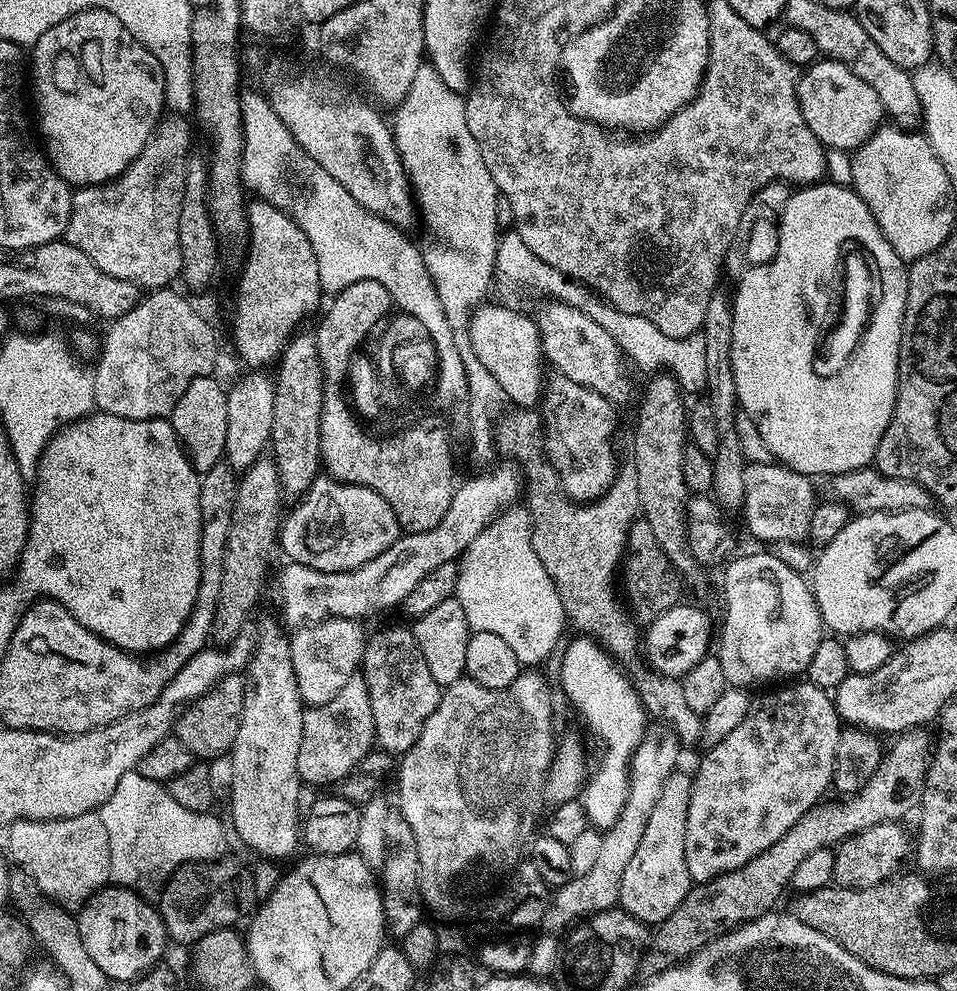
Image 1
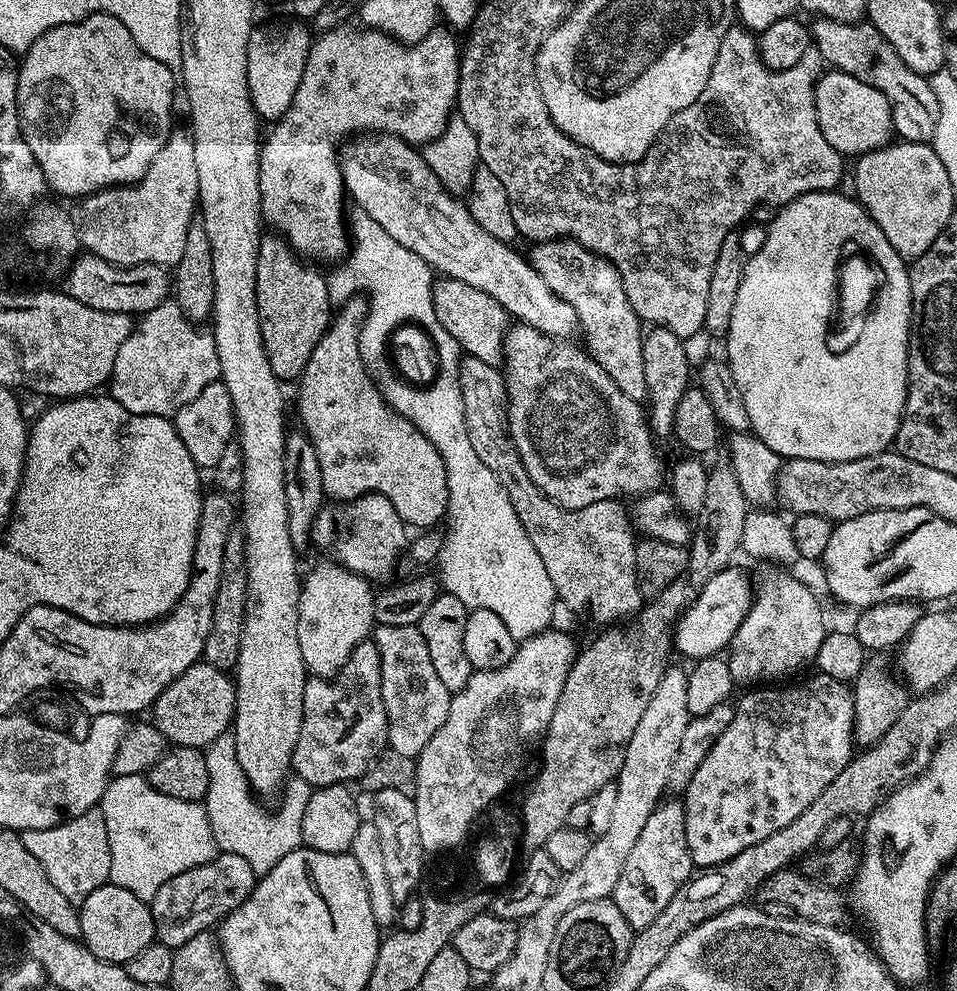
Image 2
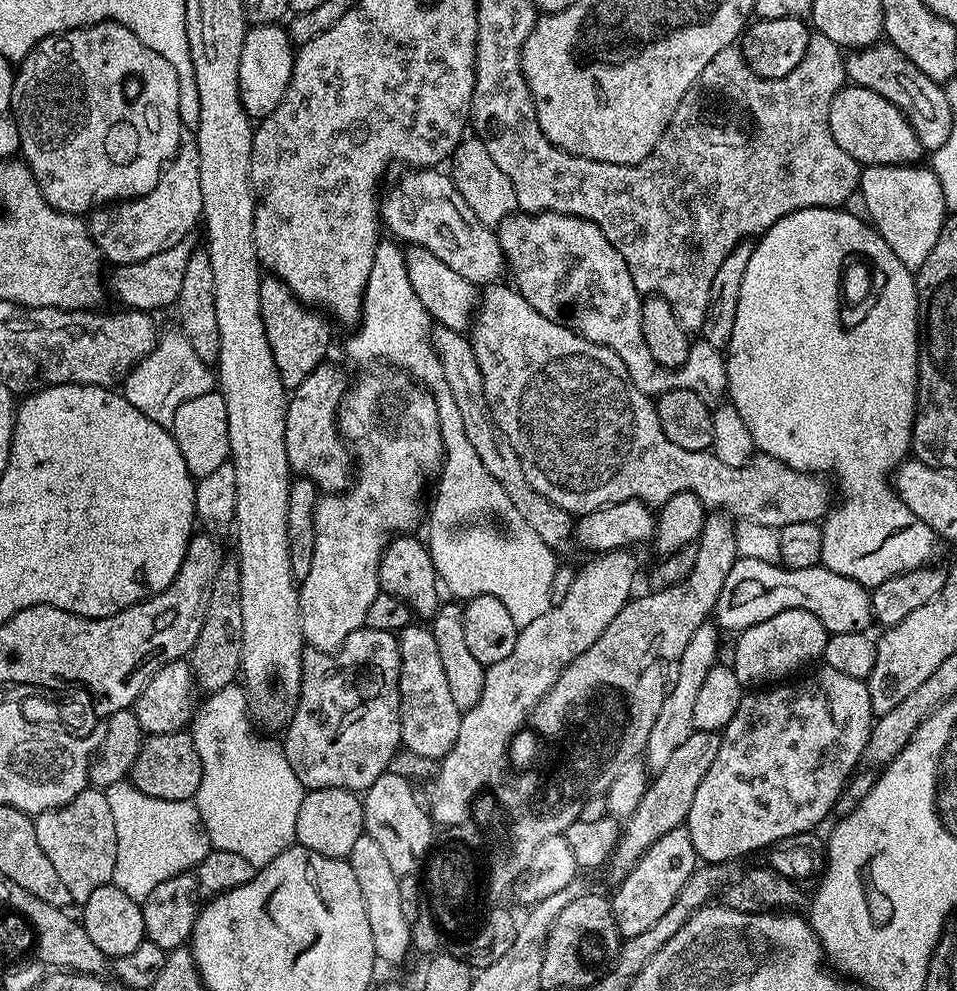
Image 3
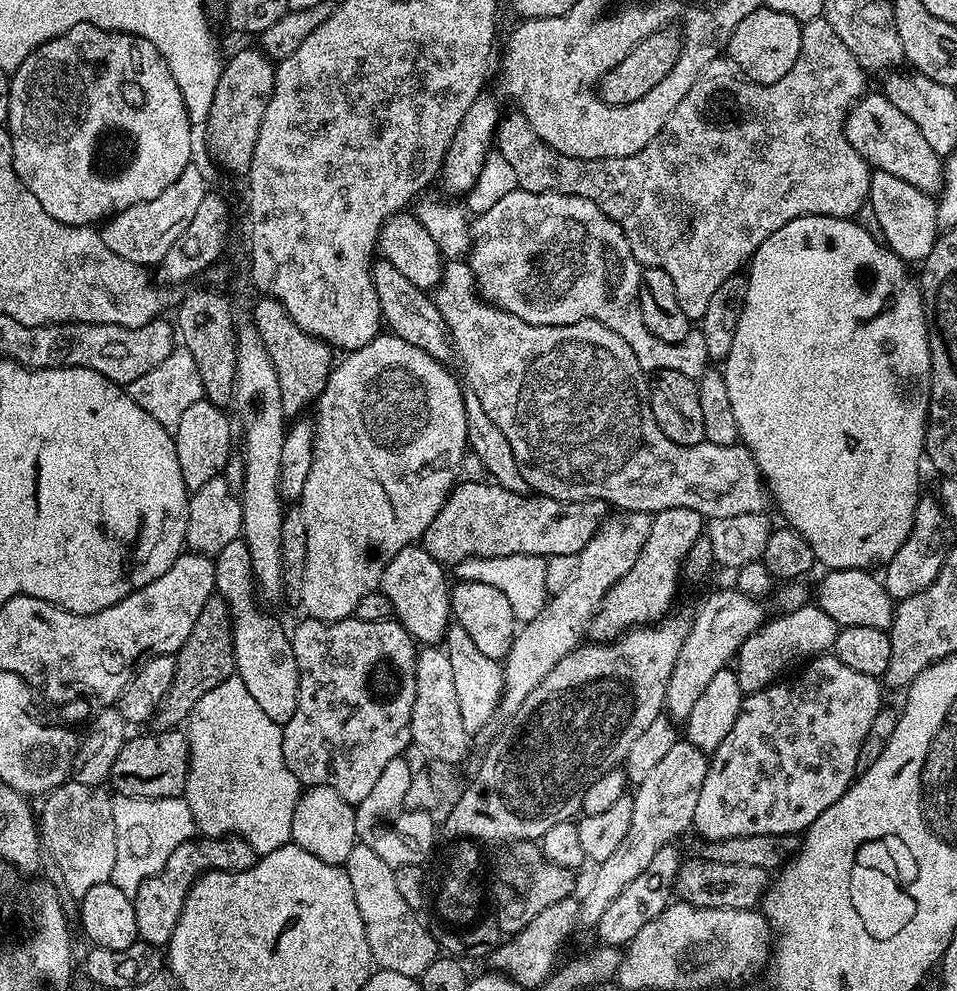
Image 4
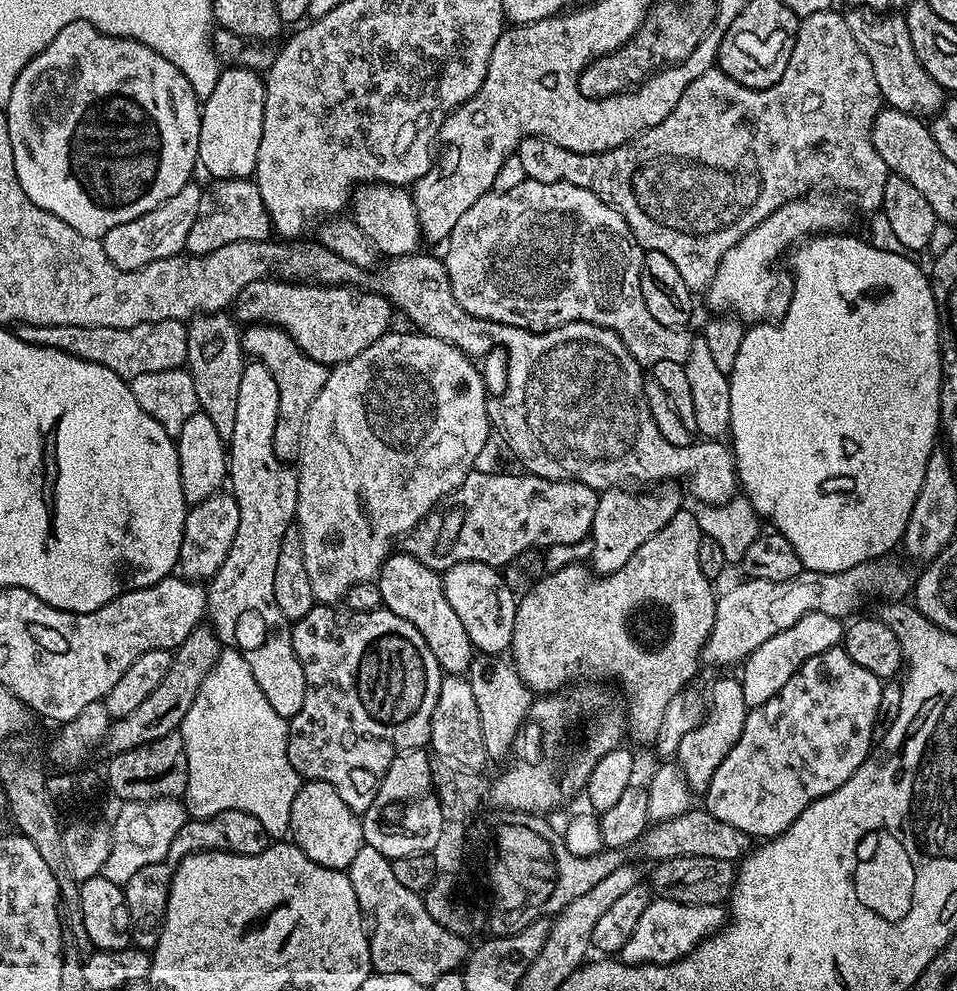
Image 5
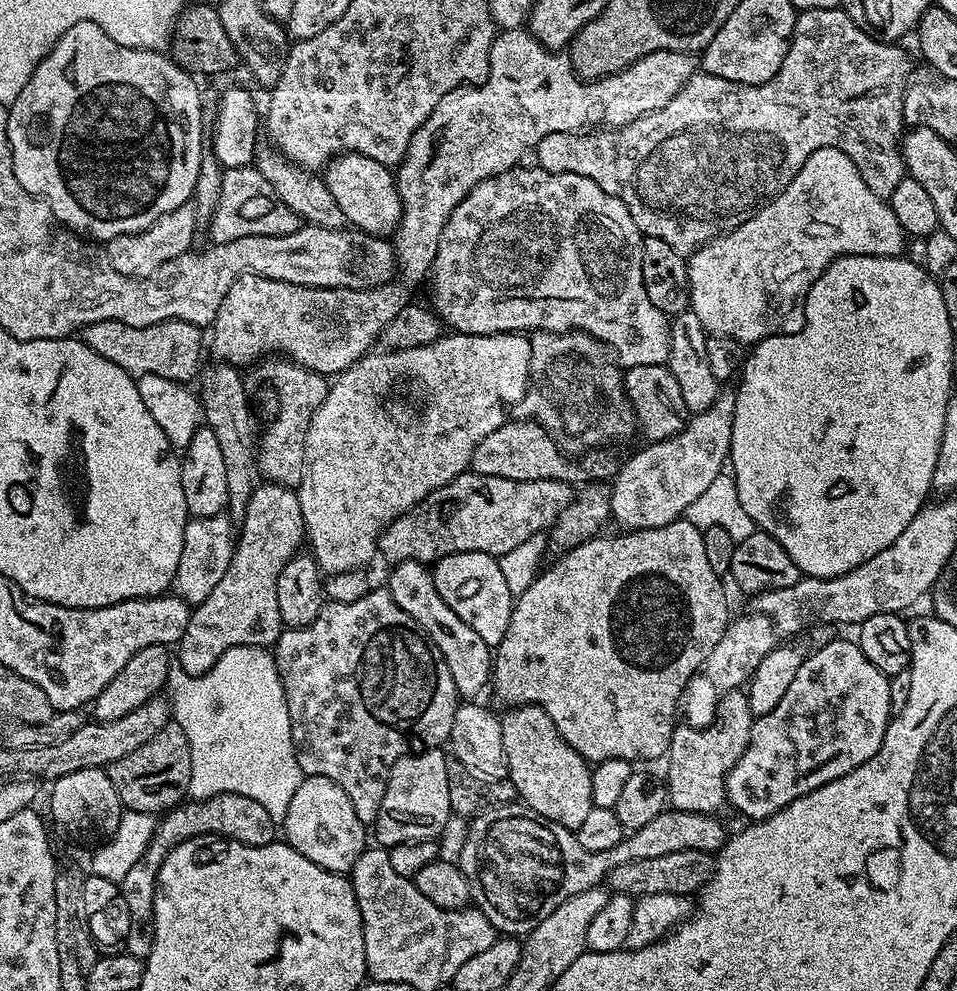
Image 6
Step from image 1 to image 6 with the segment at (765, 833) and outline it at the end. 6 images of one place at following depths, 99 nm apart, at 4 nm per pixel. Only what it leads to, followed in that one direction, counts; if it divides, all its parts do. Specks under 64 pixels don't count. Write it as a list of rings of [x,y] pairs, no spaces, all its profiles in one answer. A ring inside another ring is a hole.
[[[855,639],[828,640],[817,652],[809,651],[805,655],[802,666],[798,666],[798,674],[794,674],[794,682],[790,682],[786,694],[782,694],[782,702],[778,702],[778,706],[774,706],[774,710],[770,710],[770,714],[753,719],[750,742],[746,746],[742,758],[738,758],[736,765],[729,770],[724,783],[727,803],[733,804],[742,815],[749,816],[747,818],[749,821],[769,820],[774,814],[778,814],[778,810],[790,806],[790,802],[794,802],[794,798],[802,798],[802,794],[810,794],[810,790],[818,790],[818,786],[826,786],[826,782],[834,782],[834,778],[842,778],[846,774],[850,774],[850,770],[862,766],[862,762],[874,758],[874,754],[878,754],[884,741],[888,721],[894,715],[890,702],[890,684],[889,677],[884,676],[882,670],[878,670],[878,666],[874,666],[874,662],[870,662],[870,658],[866,658],[866,654],[862,654],[860,645]]]

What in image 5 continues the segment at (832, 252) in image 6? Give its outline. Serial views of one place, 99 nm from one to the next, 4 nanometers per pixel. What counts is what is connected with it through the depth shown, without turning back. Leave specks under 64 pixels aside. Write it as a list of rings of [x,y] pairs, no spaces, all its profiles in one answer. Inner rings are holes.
[[[820,194],[791,200],[726,252],[714,278],[708,284],[706,299],[710,307],[716,308],[712,310],[738,316],[745,322],[779,322],[788,313],[788,307],[792,304],[794,280],[787,271],[780,272],[780,259],[784,251],[786,256],[797,242],[817,234],[839,233],[843,229],[840,227],[848,220],[848,208],[842,201],[832,196],[816,195]]]

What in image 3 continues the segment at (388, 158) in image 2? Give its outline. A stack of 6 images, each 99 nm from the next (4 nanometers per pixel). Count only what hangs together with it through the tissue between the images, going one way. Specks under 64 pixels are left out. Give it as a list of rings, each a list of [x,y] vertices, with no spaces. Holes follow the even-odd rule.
[[[431,168],[405,171],[405,176],[388,193],[384,192],[379,201],[383,227],[387,231],[389,228],[393,232],[391,235],[405,245],[417,244],[430,250],[434,258],[442,258],[454,274],[472,285],[483,286],[499,281],[500,271],[503,273],[506,268],[499,235],[478,220],[455,188],[451,175],[442,171]]]

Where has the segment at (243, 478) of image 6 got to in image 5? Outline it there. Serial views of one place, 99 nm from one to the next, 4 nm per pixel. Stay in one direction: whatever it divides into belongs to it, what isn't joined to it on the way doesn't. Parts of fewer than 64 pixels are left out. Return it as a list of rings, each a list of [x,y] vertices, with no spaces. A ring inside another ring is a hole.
[[[227,311],[197,314],[187,321],[187,370],[194,378],[194,394],[199,411],[214,422],[218,434],[226,442],[234,434],[234,414],[238,407],[238,386],[246,363],[244,347],[240,345],[241,329]]]

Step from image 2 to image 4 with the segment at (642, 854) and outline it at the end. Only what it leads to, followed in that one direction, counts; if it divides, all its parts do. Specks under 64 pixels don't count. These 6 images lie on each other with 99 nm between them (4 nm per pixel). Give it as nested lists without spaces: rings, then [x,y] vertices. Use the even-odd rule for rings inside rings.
[[[676,846],[658,850],[658,854],[654,854],[650,861],[650,866],[646,866],[646,870],[642,870],[642,874],[638,874],[638,878],[634,878],[634,882],[630,882],[630,886],[626,886],[622,894],[618,894],[618,898],[610,902],[602,918],[598,918],[594,929],[597,941],[600,944],[609,944],[612,948],[623,949],[632,941],[634,934],[642,930],[642,926],[654,922],[654,918],[658,918],[658,914],[662,914],[662,910],[666,910],[669,904],[673,903],[681,863],[682,855],[680,856]]]

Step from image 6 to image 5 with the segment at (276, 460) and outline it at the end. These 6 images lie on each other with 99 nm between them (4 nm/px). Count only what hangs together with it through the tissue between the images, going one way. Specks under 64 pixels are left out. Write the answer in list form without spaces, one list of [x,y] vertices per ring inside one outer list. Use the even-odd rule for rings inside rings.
[[[250,324],[243,329],[240,345],[253,361],[262,363],[270,374],[274,374],[274,382],[278,386],[278,410],[274,426],[274,454],[278,460],[292,462],[300,455],[302,442],[302,426],[306,413],[310,410],[310,402],[318,398],[322,386],[326,386],[329,365],[310,358],[277,324]]]

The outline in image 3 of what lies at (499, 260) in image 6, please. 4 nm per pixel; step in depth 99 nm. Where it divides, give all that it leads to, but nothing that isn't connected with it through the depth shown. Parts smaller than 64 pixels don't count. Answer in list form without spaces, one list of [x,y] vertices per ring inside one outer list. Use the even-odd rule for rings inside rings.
[[[517,211],[509,214],[498,225],[500,248],[504,251],[507,271],[512,271],[516,291],[530,302],[542,318],[550,318],[555,324],[564,324],[568,328],[575,328],[580,335],[590,342],[612,348],[618,358],[626,366],[634,386],[650,397],[660,396],[672,388],[690,390],[698,394],[698,398],[705,400],[710,406],[721,403],[728,395],[728,362],[721,349],[710,346],[702,338],[697,339],[688,349],[686,362],[682,366],[670,369],[662,367],[650,354],[650,346],[646,346],[646,338],[642,338],[642,310],[640,301],[642,293],[634,286],[634,278],[630,278],[630,270],[626,266],[626,258],[614,250],[610,238],[602,234],[600,227],[594,222],[583,220],[570,214],[561,212],[530,212]]]

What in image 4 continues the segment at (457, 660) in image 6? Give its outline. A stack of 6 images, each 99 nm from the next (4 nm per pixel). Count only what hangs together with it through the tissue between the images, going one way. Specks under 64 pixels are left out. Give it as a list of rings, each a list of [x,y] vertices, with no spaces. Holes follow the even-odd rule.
[[[409,546],[398,550],[398,554],[390,558],[380,579],[379,591],[384,592],[386,598],[390,598],[395,619],[400,621],[401,626],[411,634],[413,640],[424,646],[439,645],[453,619],[450,583],[448,584],[448,576],[444,572],[447,572],[445,565],[438,563],[423,546]]]

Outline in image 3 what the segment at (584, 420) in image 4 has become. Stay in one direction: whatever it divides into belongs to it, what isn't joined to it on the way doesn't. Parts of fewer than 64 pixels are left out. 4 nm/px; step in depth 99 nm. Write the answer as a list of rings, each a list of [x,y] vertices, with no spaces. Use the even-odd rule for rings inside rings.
[[[504,282],[483,285],[470,325],[470,339],[474,358],[478,358],[478,370],[482,370],[488,410],[500,435],[514,446],[514,454],[518,454],[530,486],[554,506],[571,512],[573,517],[627,500],[659,506],[683,492],[693,492],[705,509],[723,510],[732,518],[750,518],[762,526],[777,529],[794,522],[823,521],[833,507],[829,481],[823,475],[788,468],[778,458],[763,454],[747,466],[735,468],[723,464],[710,450],[691,452],[674,446],[674,442],[662,434],[653,397],[634,386],[622,358],[618,358],[612,348],[590,342],[575,328],[542,318],[515,287],[508,285],[507,288]]]

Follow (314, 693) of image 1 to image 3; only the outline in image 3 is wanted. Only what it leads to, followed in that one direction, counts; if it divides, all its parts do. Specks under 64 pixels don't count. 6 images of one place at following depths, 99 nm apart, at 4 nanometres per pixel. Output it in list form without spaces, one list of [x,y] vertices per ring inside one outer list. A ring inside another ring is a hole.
[[[376,366],[371,370],[364,370],[357,380],[351,381],[350,387],[340,400],[340,409],[336,411],[336,427],[340,429],[345,444],[348,445],[354,457],[354,479],[350,487],[343,492],[333,492],[324,494],[317,499],[314,510],[314,558],[310,561],[310,574],[299,581],[300,589],[300,625],[304,635],[305,645],[309,648],[317,648],[319,652],[336,652],[354,634],[354,630],[364,627],[366,610],[370,602],[380,593],[380,559],[388,546],[390,538],[397,534],[408,534],[412,528],[421,527],[422,508],[420,512],[420,491],[424,488],[424,483],[428,480],[428,475],[435,473],[439,469],[444,458],[444,447],[442,446],[442,434],[440,433],[440,423],[438,422],[438,410],[434,398],[427,392],[413,377],[407,372],[401,372],[391,366]]]

